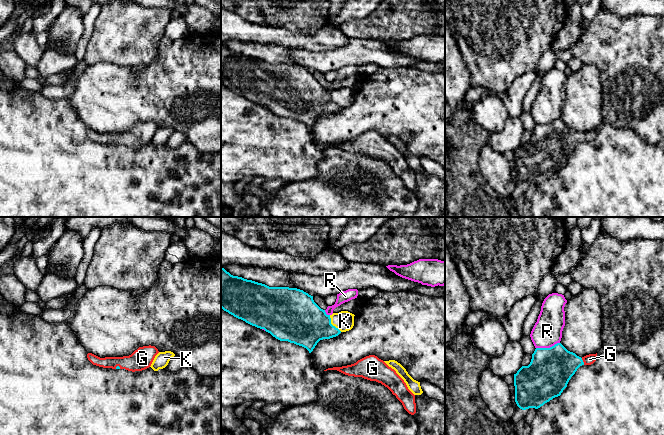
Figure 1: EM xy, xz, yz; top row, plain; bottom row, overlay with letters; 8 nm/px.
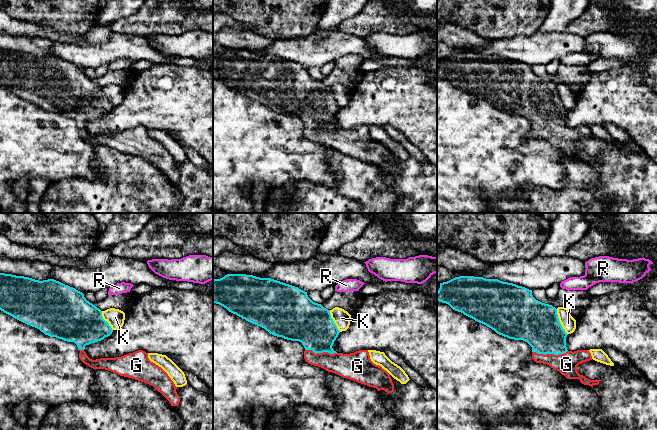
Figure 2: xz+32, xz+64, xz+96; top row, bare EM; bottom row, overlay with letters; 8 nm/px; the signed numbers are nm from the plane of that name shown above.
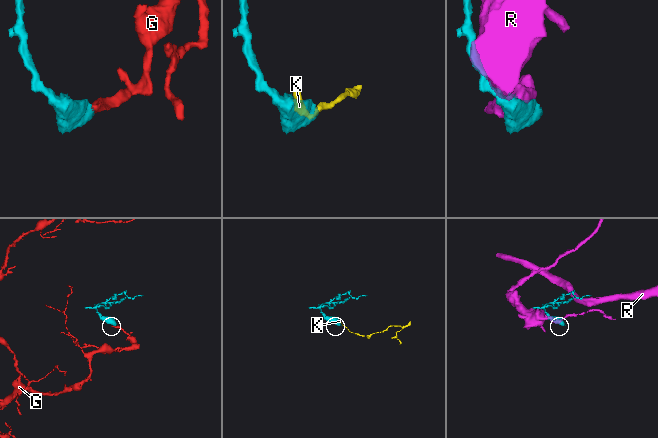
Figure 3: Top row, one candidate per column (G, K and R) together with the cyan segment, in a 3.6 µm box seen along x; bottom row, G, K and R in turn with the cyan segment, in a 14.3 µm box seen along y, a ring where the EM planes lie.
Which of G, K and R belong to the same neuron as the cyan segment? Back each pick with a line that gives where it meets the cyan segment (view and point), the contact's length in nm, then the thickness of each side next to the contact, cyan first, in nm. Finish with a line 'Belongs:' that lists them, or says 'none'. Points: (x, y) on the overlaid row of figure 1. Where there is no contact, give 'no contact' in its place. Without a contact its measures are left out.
G: contact yz (582, 361); length 60 nm; calibres 340 and 80 nm
Belongs: G

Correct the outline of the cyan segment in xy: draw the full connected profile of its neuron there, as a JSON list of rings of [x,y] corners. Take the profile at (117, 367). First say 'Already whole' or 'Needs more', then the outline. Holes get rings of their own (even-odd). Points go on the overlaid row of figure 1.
Needs more. [[[155,346],[139,347],[129,356],[100,358],[92,353],[87,354],[88,360],[96,366],[128,371],[142,371],[149,368],[159,353]]]

